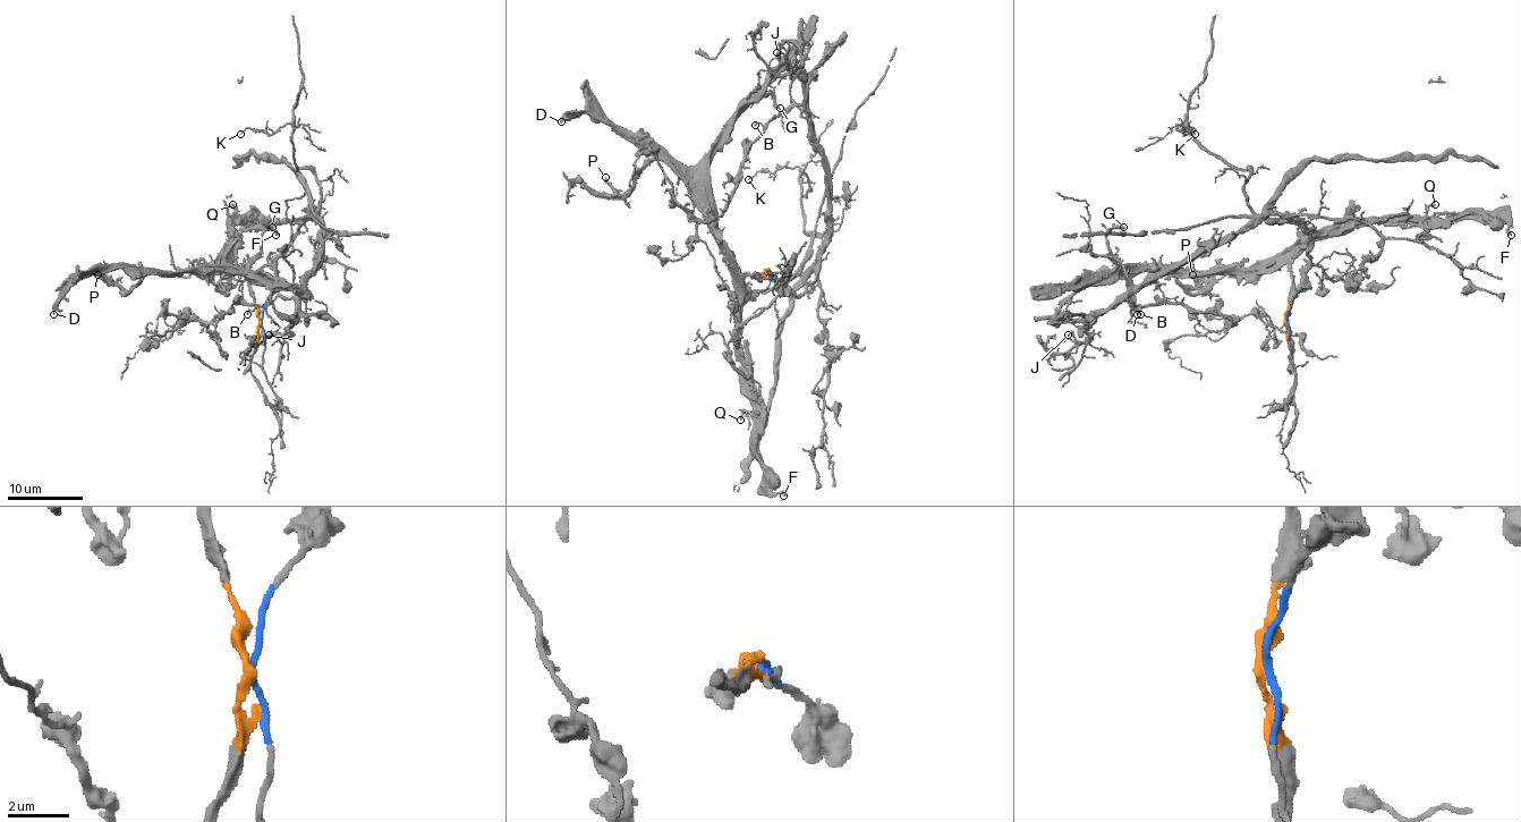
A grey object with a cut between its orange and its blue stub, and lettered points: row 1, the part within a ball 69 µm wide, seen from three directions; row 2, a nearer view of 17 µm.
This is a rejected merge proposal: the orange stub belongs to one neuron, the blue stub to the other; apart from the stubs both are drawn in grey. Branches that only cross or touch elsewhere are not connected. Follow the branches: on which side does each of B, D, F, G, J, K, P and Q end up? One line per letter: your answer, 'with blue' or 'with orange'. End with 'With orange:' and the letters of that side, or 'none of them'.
B: with blue
D: with orange
F: with orange
G: with orange
J: with blue
K: with blue
P: with orange
Q: with orange
With orange: D, F, G, P, Q

